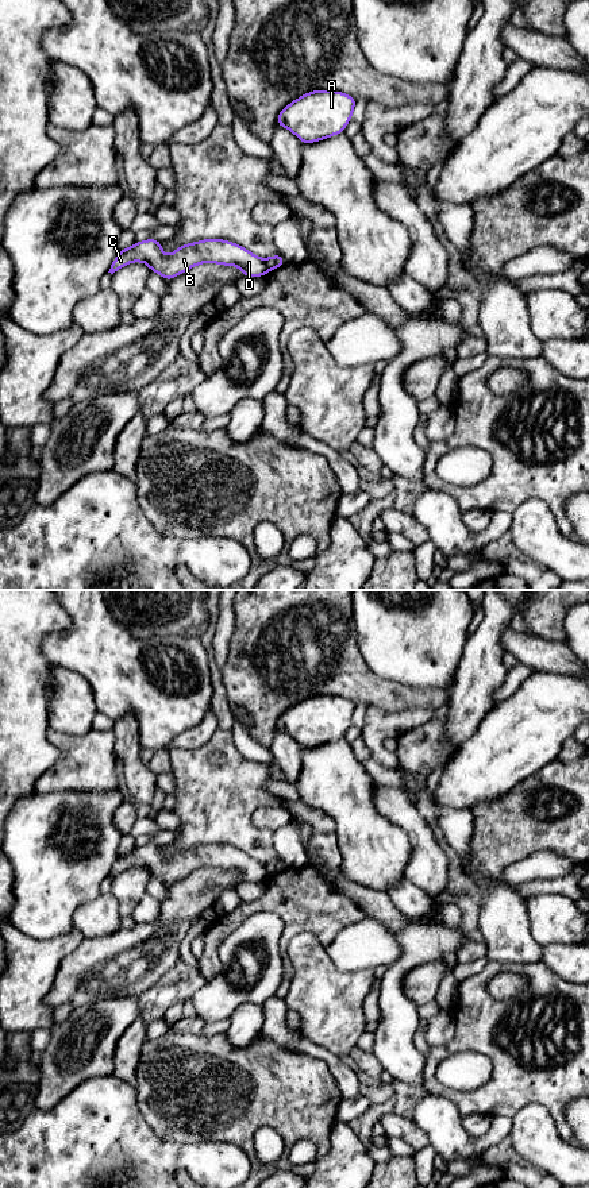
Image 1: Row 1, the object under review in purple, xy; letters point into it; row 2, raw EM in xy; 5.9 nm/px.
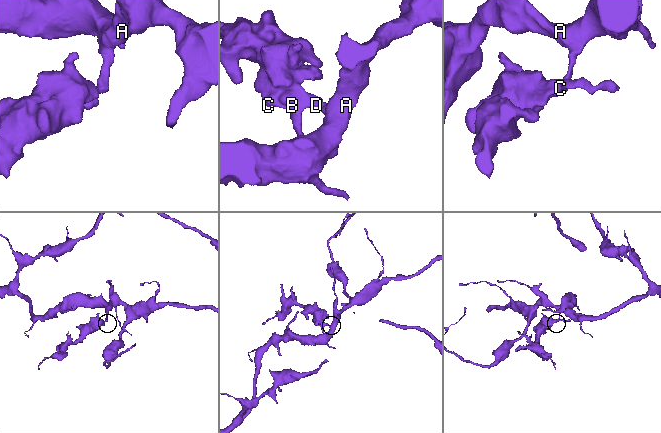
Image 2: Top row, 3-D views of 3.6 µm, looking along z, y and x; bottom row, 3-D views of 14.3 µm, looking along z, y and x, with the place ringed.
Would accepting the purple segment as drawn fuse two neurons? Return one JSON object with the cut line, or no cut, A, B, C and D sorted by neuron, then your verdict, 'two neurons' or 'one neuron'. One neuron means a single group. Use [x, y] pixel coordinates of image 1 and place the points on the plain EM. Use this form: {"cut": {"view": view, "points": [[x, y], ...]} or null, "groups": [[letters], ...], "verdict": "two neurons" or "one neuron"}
{"cut": {"view": "xy", "points": [[264, 864], [268, 875]]}, "groups": [["A"], ["B", "C", "D"]], "verdict": "two neurons"}

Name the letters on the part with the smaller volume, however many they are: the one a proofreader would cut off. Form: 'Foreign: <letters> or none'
Foreign: B, C, D

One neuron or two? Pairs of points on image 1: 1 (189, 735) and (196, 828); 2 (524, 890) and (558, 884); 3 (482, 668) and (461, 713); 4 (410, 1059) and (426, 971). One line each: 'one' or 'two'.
1: two
2: one
3: one
4: two

